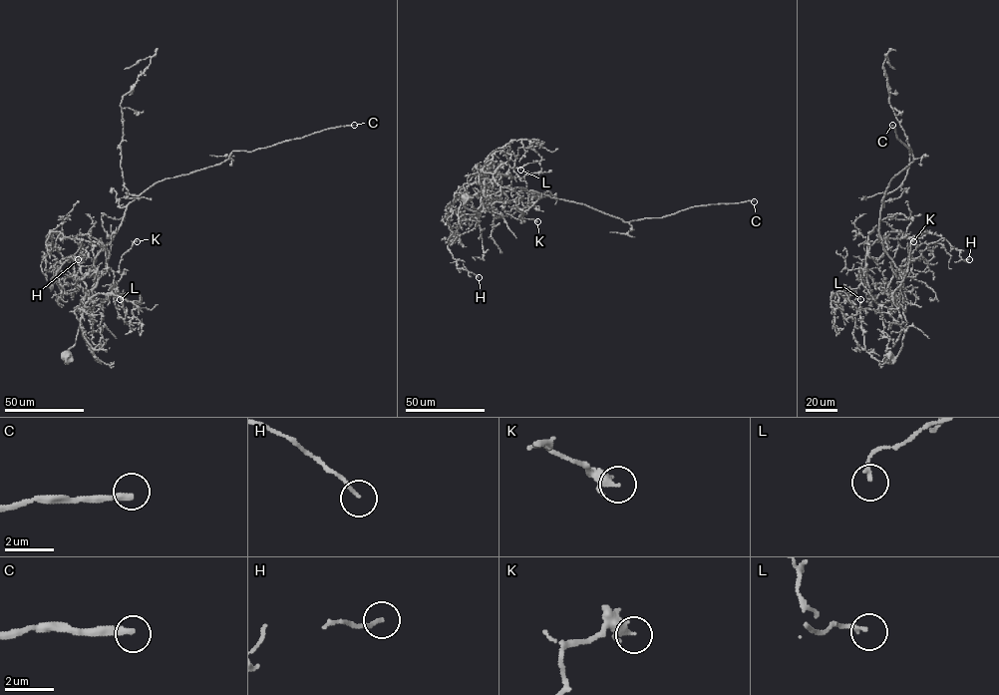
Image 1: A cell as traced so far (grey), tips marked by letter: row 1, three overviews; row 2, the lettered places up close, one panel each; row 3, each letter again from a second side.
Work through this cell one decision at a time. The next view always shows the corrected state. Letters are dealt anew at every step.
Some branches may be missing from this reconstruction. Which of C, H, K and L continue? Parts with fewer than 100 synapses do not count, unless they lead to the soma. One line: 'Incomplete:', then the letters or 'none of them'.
Incomplete: C

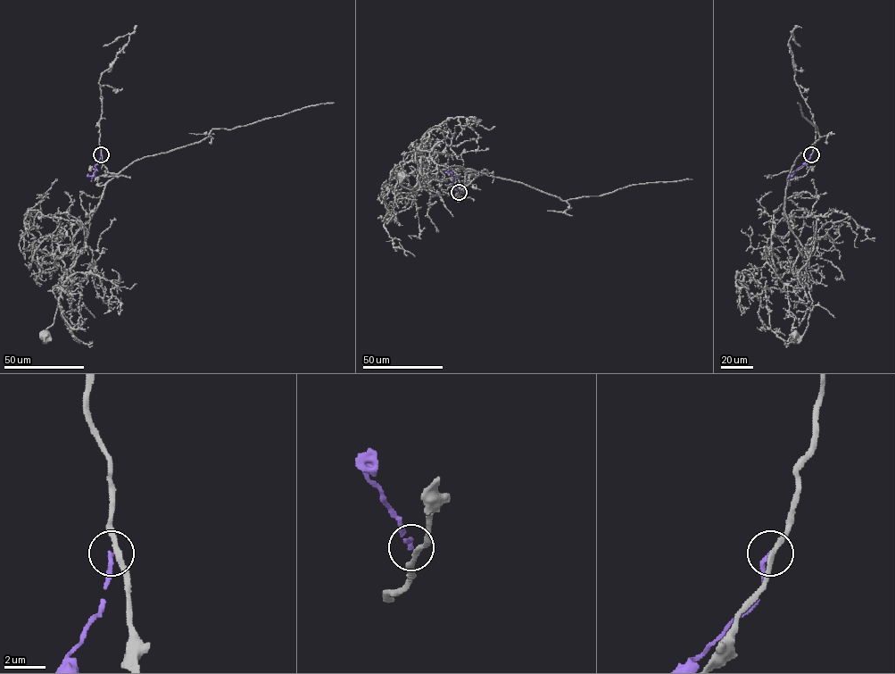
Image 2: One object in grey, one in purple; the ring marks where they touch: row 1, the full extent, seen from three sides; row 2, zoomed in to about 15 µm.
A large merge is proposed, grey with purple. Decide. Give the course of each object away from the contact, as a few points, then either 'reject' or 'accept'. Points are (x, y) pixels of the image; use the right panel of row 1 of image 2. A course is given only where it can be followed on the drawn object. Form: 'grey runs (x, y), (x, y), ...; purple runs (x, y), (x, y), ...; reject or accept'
grey runs (811, 154), (790, 172), (785, 192), (789, 228), (808, 260), (797, 280), (812, 301), (805, 332), (795, 334); purple runs (811, 154), (787, 181); reject

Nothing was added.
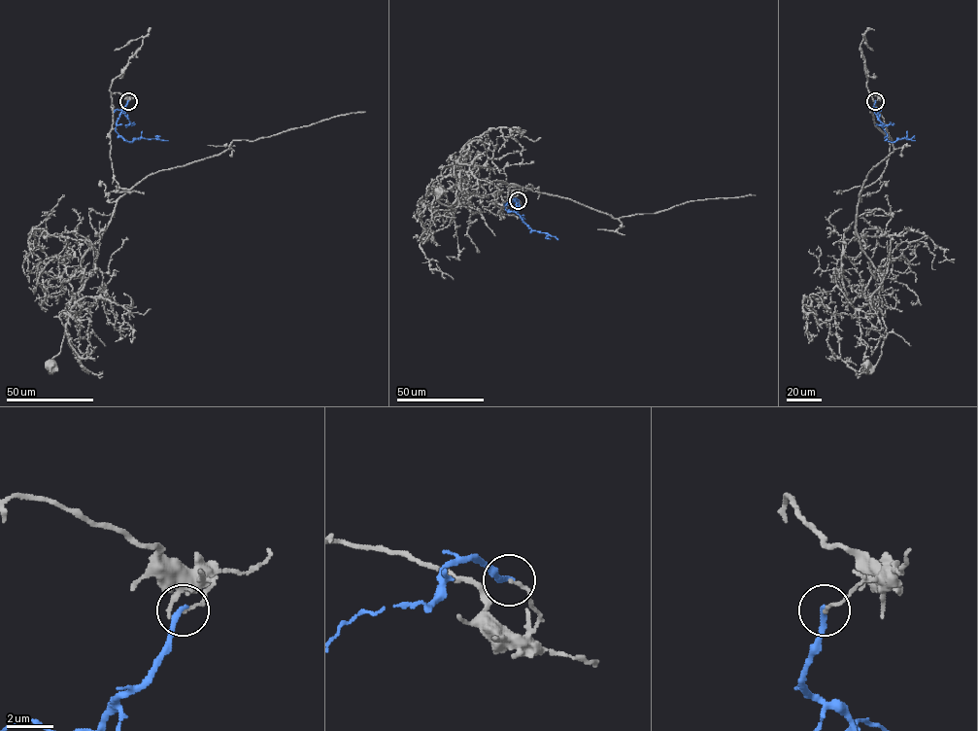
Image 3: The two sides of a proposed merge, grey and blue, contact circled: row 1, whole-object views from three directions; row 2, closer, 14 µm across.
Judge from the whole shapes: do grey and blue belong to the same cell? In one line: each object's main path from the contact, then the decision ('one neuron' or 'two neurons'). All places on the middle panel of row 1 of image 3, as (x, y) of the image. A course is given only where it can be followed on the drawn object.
course grey (518, 200), (500, 196), (499, 213), (518, 186), (501, 181), (471, 207), (455, 193), (455, 211), (438, 191); course blue (518, 200), (514, 198), (505, 209), (515, 212), (533, 230), (548, 233), (558, 240); two neurons

